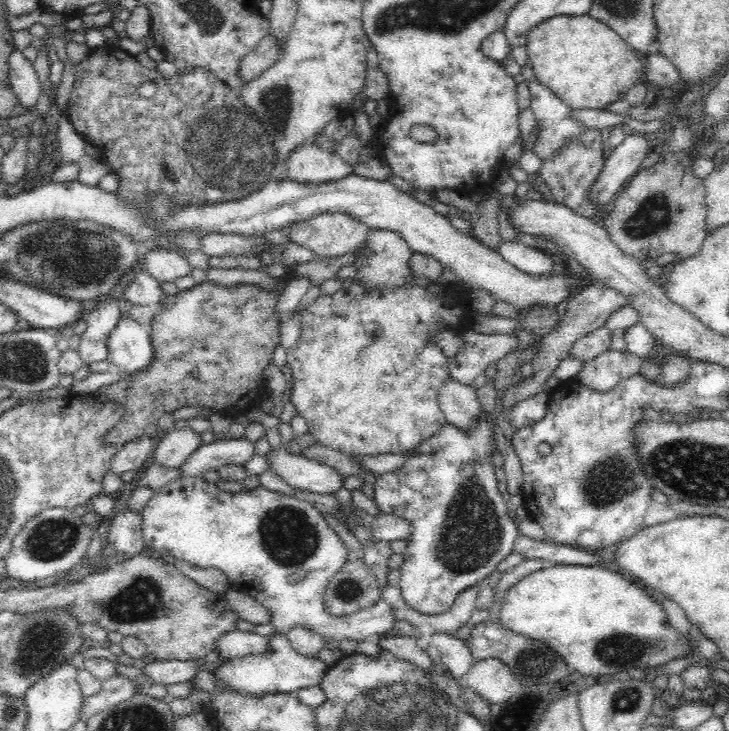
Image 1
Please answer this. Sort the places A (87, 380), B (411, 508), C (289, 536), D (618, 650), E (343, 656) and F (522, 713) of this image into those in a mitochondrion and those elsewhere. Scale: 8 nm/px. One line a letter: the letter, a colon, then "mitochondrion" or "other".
A: other
B: other
C: mitochondrion
D: mitochondrion
E: other
F: other

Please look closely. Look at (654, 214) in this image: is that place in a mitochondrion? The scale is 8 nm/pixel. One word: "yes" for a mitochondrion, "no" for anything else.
yes

